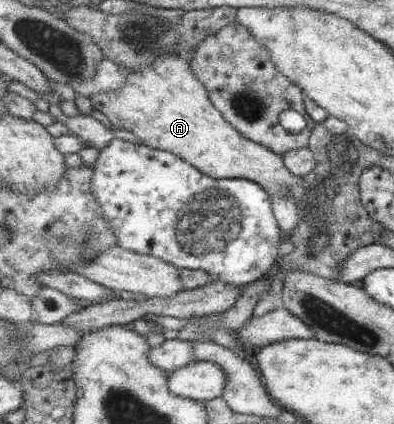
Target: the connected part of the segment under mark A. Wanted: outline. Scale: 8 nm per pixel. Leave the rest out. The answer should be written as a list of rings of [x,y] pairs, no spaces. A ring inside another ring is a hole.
[[[164,52],[152,63],[144,64],[139,70],[121,67],[127,76],[120,89],[114,91],[101,91],[89,97],[92,107],[100,111],[117,129],[131,131],[139,138],[139,143],[169,151],[180,159],[195,166],[204,175],[214,179],[244,178],[259,183],[271,196],[284,192],[295,197],[299,205],[305,200],[308,185],[300,184],[301,177],[292,175],[286,168],[284,154],[278,154],[251,139],[246,139],[224,116],[210,99],[207,87],[198,79],[192,69],[190,55],[171,54]]]

